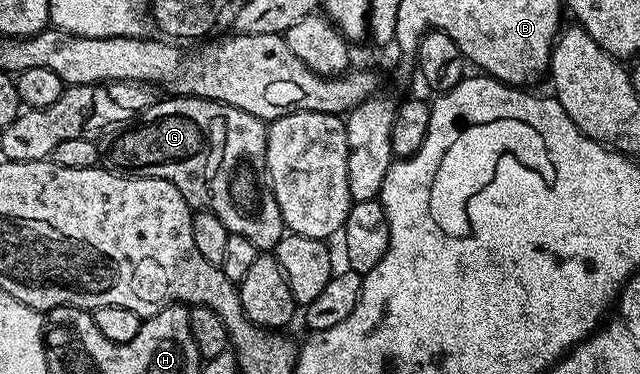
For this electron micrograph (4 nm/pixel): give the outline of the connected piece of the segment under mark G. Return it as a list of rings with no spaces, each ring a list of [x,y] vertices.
[[[168,95],[168,98],[157,100],[155,105],[151,105],[145,113],[140,114],[131,123],[125,124],[123,127],[117,128],[111,134],[112,138],[108,141],[108,149],[106,145],[106,161],[113,170],[119,171],[125,175],[135,175],[137,177],[157,177],[158,179],[166,179],[170,183],[174,183],[174,187],[178,187],[178,191],[182,191],[182,195],[188,200],[189,206],[196,211],[208,211],[218,219],[222,219],[222,223],[227,227],[229,233],[237,233],[246,239],[250,239],[250,243],[254,243],[257,251],[275,250],[276,244],[284,238],[286,232],[284,220],[282,219],[282,211],[278,211],[278,203],[274,199],[269,182],[266,180],[266,143],[268,142],[268,125],[261,121],[259,117],[250,115],[246,111],[242,111],[233,105],[223,105],[217,101],[207,101],[204,97],[190,97],[187,95]]]

